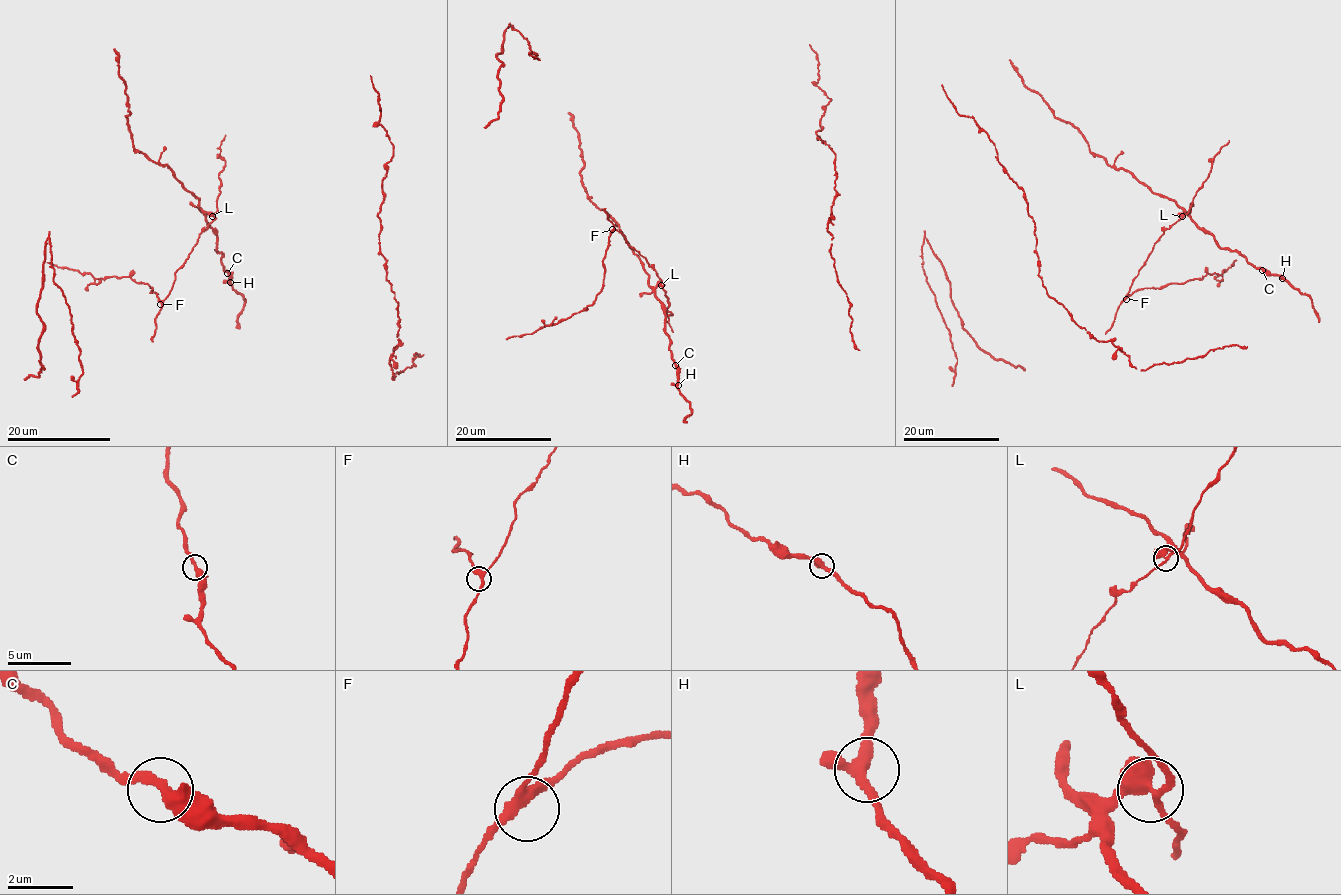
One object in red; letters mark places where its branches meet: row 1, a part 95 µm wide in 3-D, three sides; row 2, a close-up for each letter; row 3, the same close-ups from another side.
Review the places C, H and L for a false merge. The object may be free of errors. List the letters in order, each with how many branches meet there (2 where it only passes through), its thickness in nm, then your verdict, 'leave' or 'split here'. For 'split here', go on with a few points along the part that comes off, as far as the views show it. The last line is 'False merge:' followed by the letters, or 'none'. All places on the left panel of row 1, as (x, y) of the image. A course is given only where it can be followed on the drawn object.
C: branches 3; calibre 300 nm; leave
H: branches 3; calibre 340 nm; leave
L: branches 3; calibre 360 nm; split here; course (212, 216), (163, 300), (129, 277), (96, 278), (47, 262)
False merge: L

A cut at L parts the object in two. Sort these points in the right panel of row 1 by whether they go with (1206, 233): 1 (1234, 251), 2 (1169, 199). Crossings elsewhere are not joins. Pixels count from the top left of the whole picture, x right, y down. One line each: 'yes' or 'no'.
1: yes
2: yes

